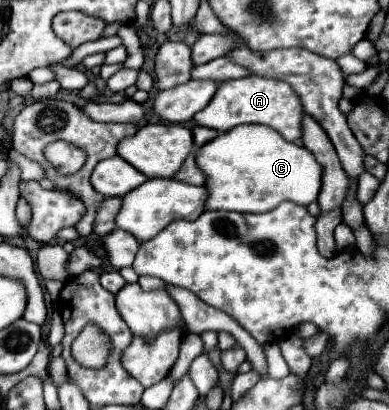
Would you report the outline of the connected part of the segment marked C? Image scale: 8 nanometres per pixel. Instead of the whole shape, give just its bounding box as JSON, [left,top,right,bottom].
[196,125,322,213]

